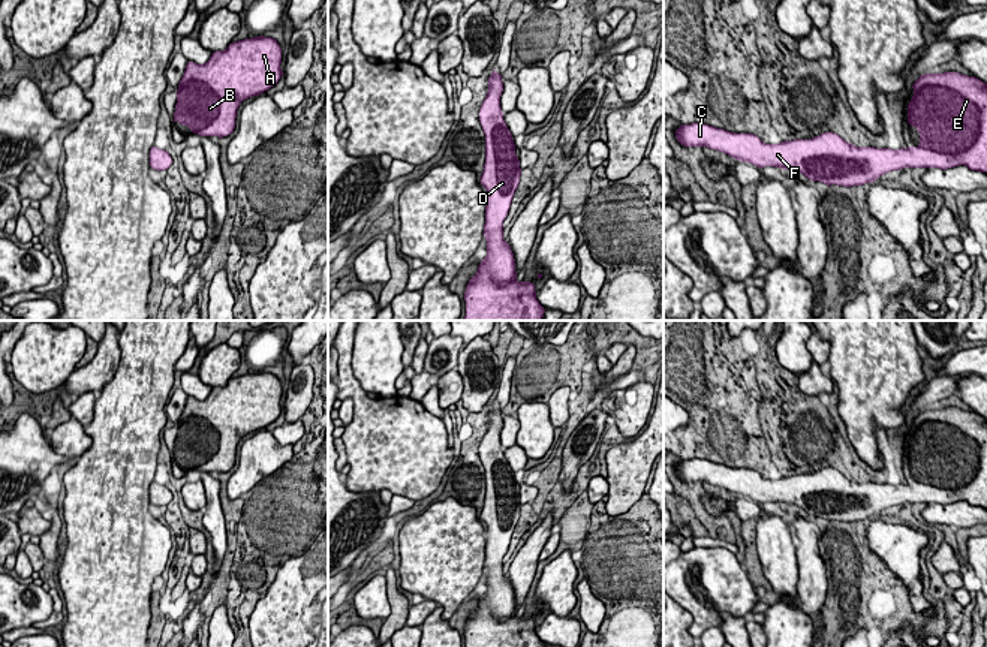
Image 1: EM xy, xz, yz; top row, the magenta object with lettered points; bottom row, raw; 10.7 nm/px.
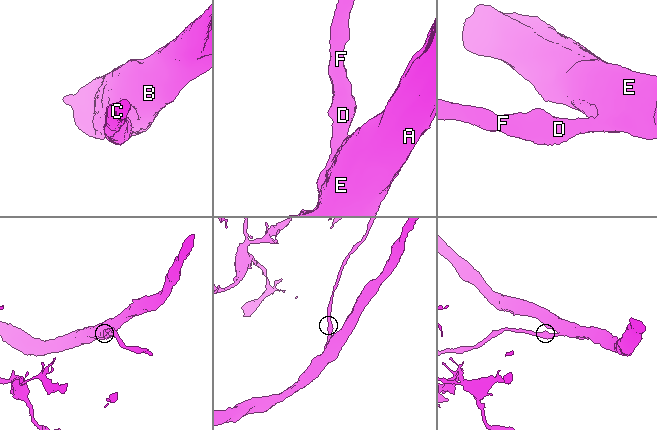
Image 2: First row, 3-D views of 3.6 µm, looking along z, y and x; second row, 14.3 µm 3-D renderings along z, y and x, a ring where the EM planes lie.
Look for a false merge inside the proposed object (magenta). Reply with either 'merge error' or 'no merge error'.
no merge error

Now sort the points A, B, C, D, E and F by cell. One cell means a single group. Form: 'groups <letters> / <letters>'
groups A B C D E F

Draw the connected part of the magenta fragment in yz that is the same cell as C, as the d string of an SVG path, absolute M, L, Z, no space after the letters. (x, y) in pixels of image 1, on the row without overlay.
M959 407L924 409L914 419L914 431L908 440L908 460L920 467L920 481L899 485L857 482L837 469L825 467L813 475L782 476L764 479L753 469L734 469L702 458L681 460L674 466L684 482L708 482L737 496L758 503L774 502L795 505L810 517L827 521L858 521L875 518L876 514L903 503L948 505L965 500L971 506L987 508L987 419L975 412Z

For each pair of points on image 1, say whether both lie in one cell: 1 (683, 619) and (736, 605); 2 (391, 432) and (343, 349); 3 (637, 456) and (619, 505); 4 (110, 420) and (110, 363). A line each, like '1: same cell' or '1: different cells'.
1: different cells
2: same cell
3: same cell
4: different cells

